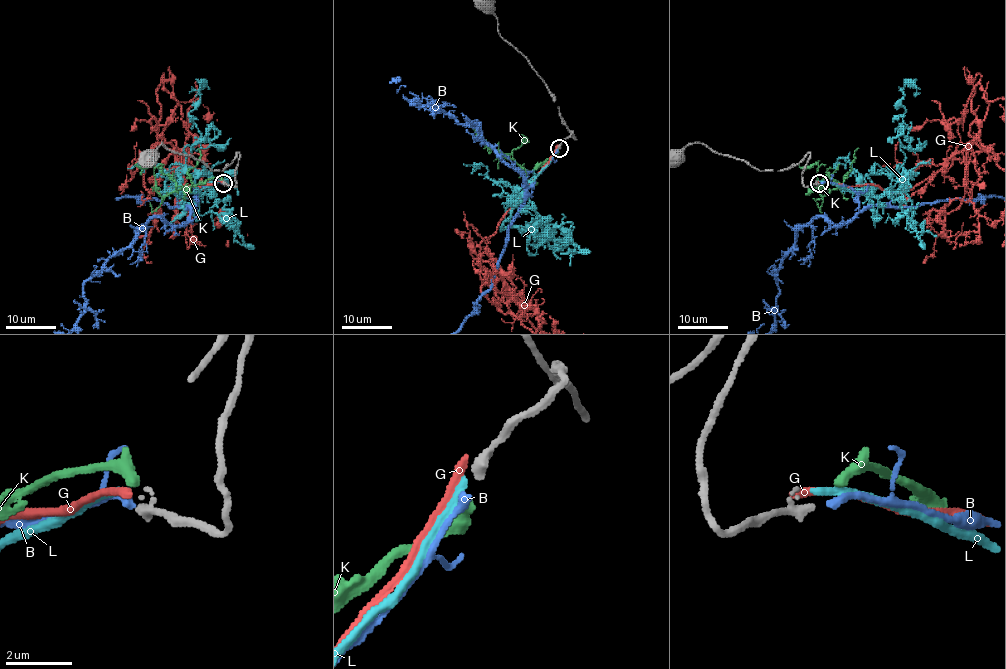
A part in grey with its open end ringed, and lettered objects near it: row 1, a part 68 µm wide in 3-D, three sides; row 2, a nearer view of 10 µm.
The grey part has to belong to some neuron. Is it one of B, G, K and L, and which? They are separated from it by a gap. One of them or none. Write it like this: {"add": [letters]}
{"add": ["B"]}

